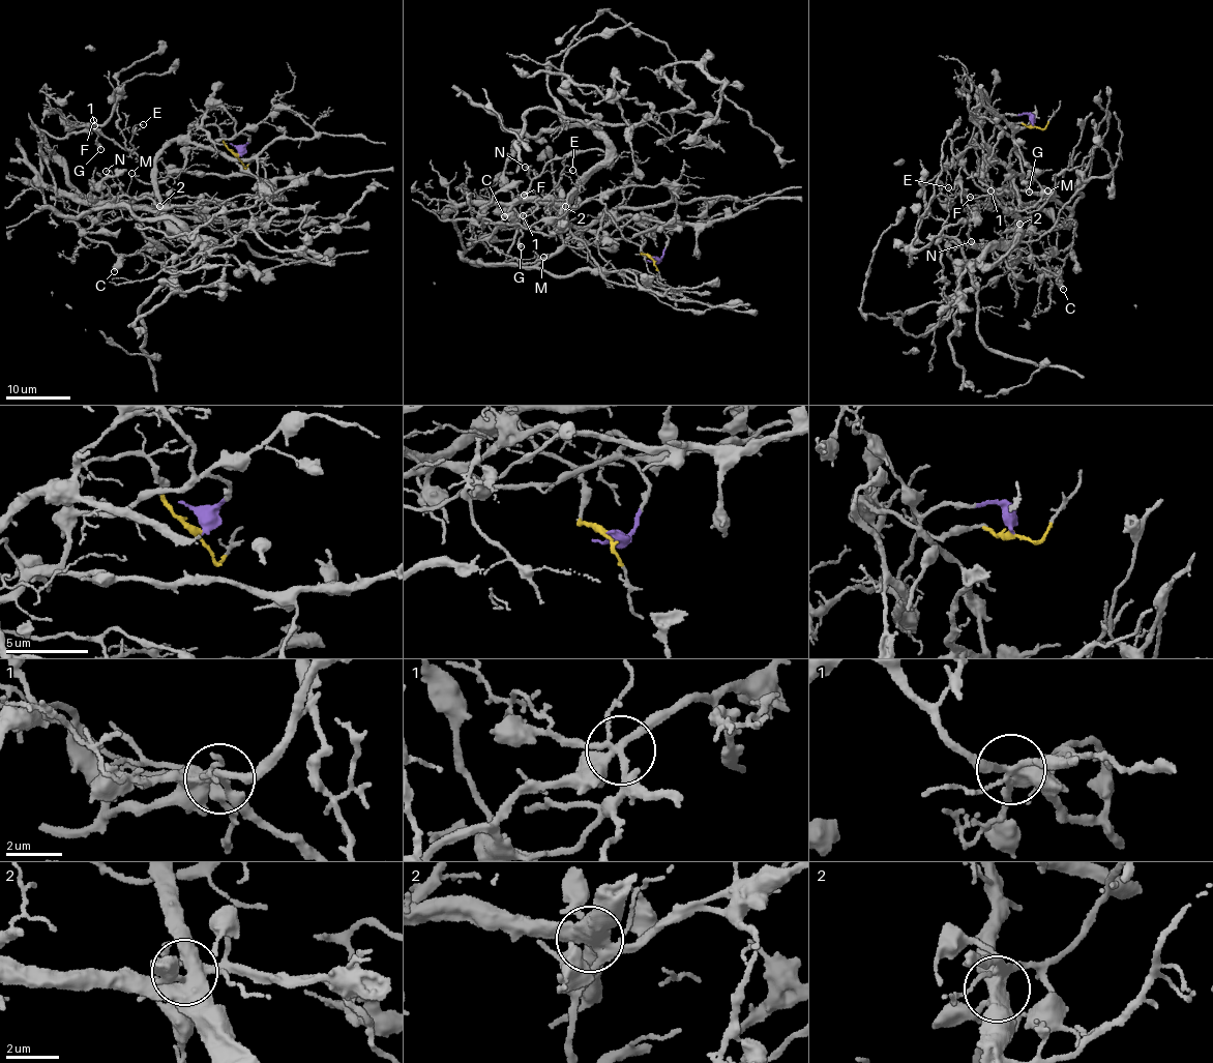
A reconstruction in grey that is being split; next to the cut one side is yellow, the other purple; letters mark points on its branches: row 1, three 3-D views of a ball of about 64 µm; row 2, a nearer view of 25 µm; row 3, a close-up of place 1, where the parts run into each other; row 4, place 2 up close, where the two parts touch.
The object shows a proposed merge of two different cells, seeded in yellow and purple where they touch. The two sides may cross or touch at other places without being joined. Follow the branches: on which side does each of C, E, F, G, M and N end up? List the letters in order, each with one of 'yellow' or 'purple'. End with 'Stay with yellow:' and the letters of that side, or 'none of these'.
C: purple
E: yellow
F: yellow
G: yellow
M: purple
N: yellow
Stay with yellow: E, F, G, N

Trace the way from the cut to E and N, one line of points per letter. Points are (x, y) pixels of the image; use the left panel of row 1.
E: (239, 156), (208, 125), (168, 141), (152, 161), (140, 158), (129, 141), (143, 124)
N: (239, 156), (217, 126), (168, 141), (157, 159), (158, 208), (120, 207), (112, 200), (122, 189), (106, 172)

